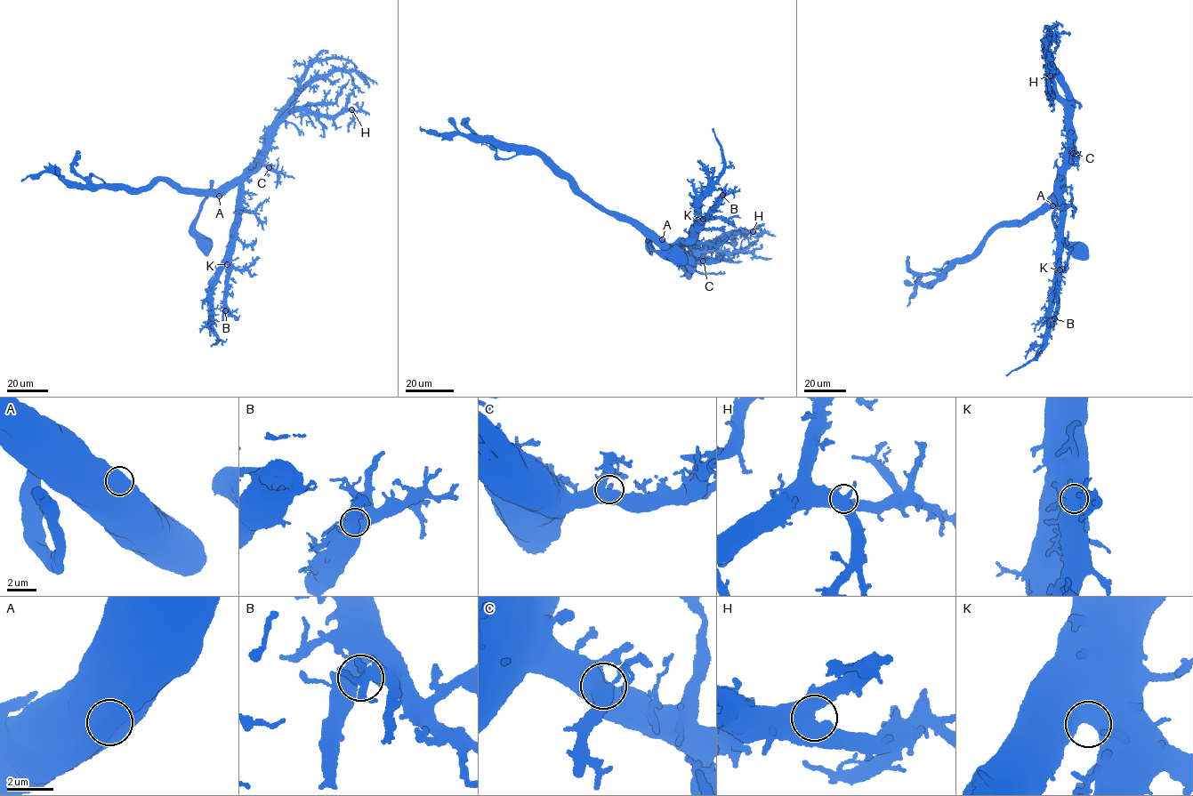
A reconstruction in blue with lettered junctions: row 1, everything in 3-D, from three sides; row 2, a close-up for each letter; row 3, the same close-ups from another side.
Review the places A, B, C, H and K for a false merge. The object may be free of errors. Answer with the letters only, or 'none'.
none

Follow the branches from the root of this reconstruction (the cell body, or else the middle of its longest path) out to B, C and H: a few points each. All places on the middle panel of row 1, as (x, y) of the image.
B: (688, 268), (690, 263), (683, 261), (686, 254), (679, 245), (702, 228), (704, 220), (722, 195)
C: (688, 268), (693, 261), (703, 261)
H: (688, 268), (705, 247), (724, 237), (753, 231)

